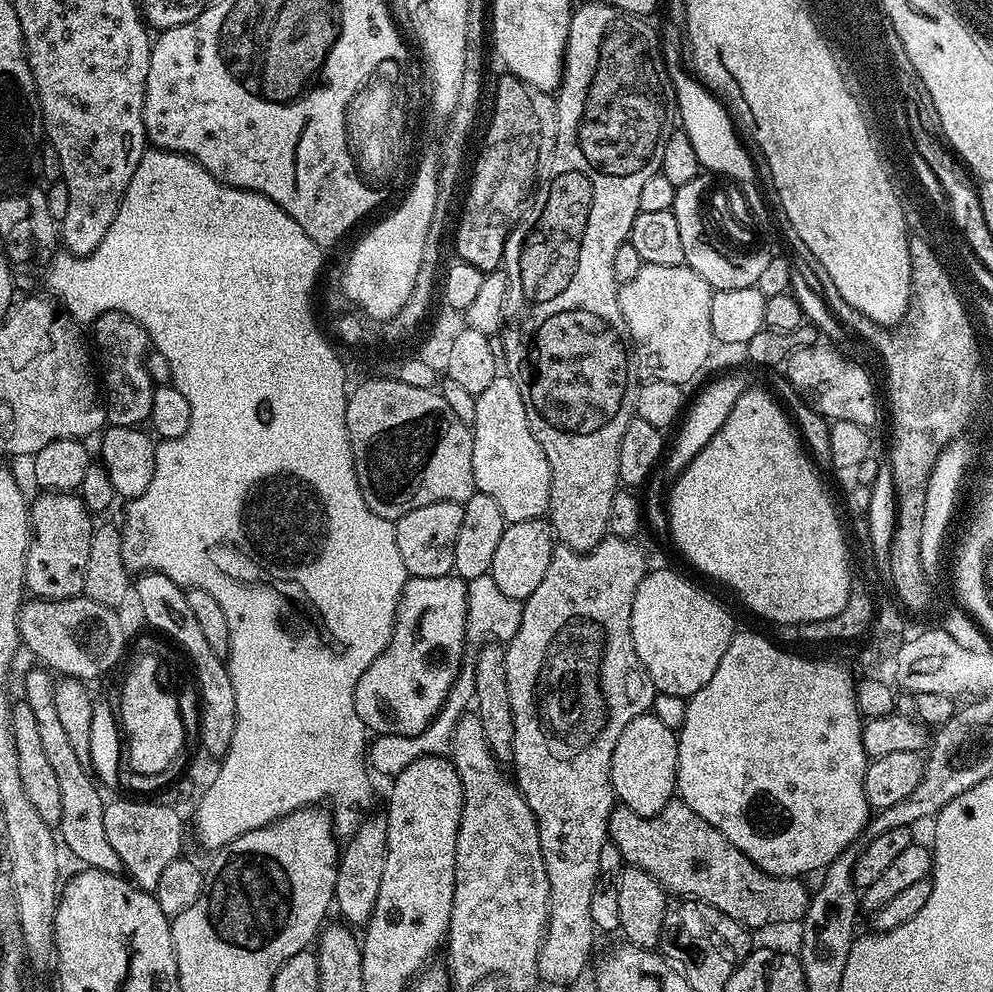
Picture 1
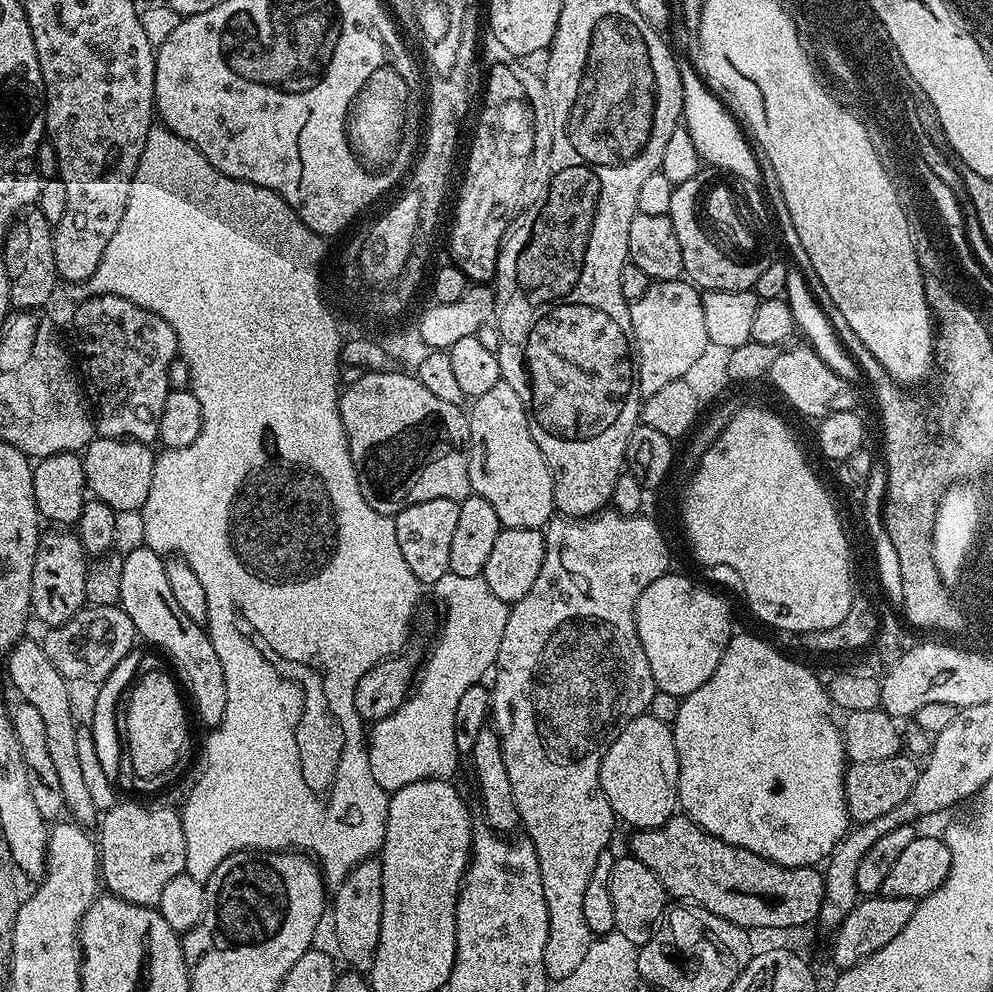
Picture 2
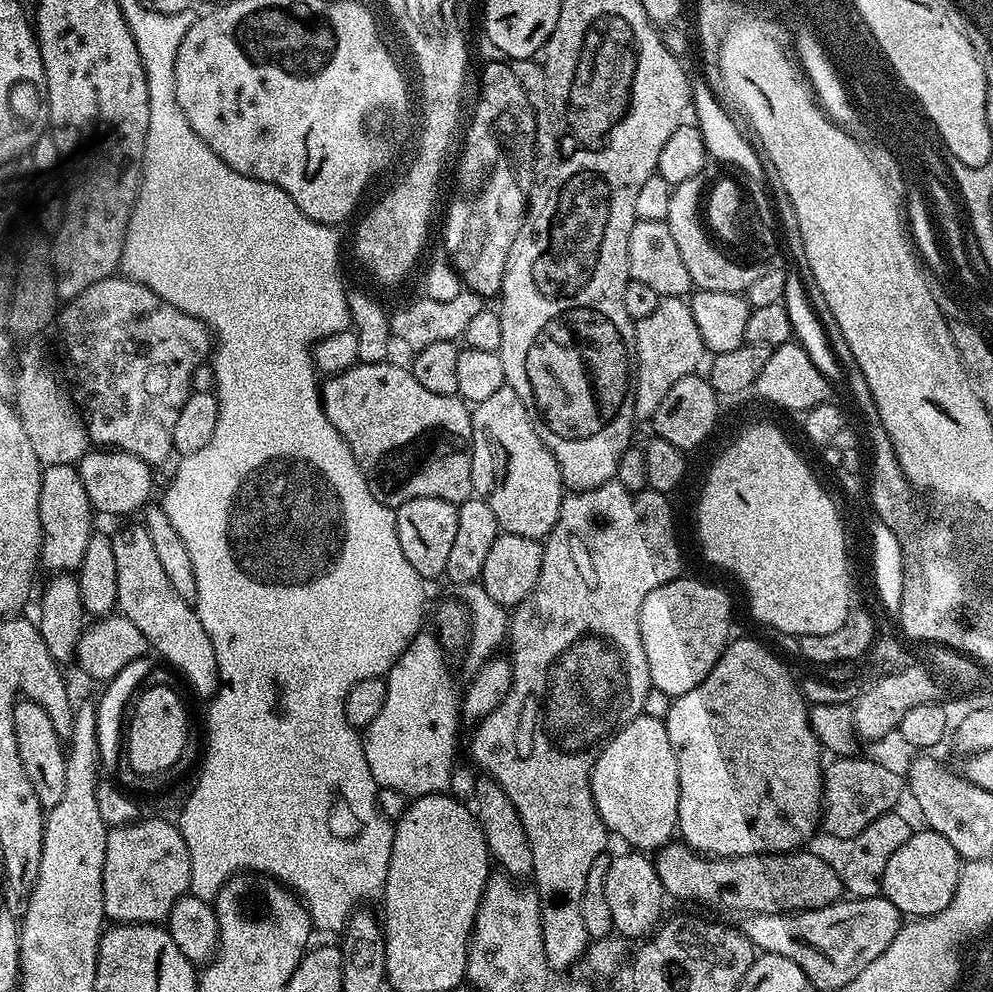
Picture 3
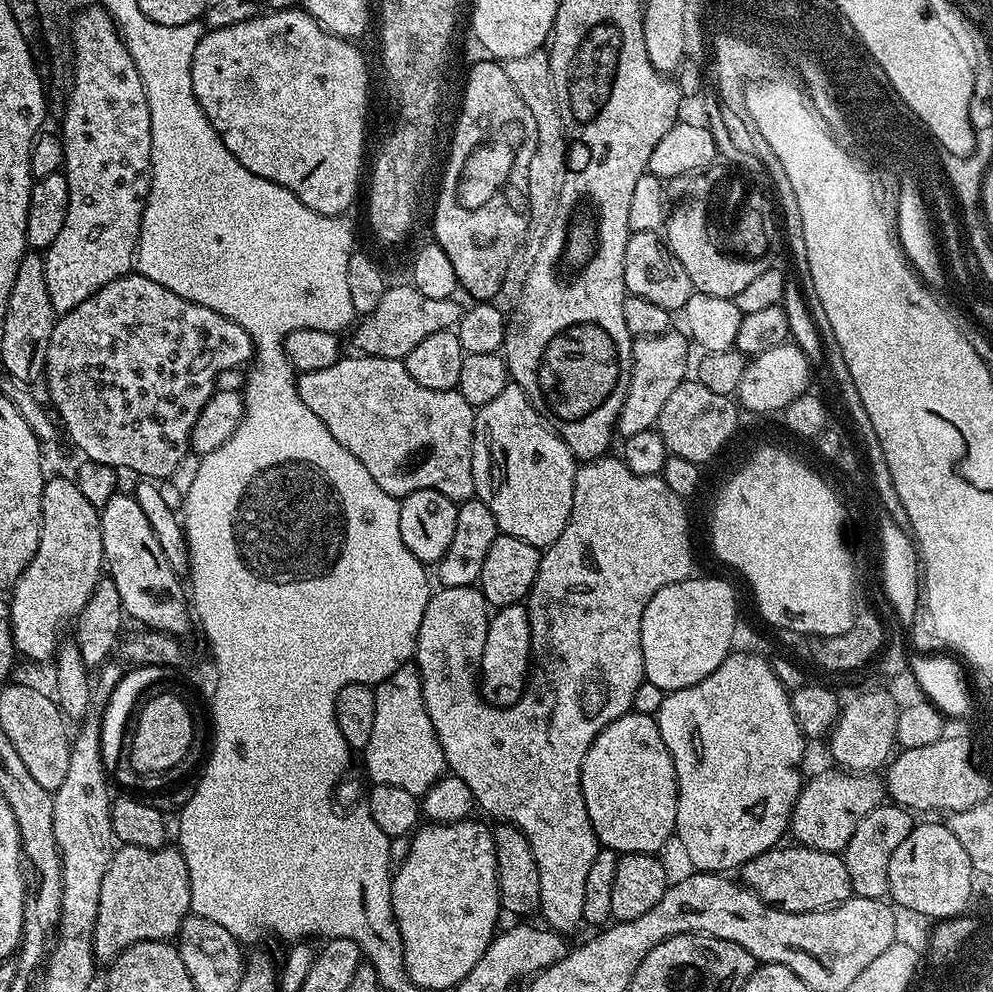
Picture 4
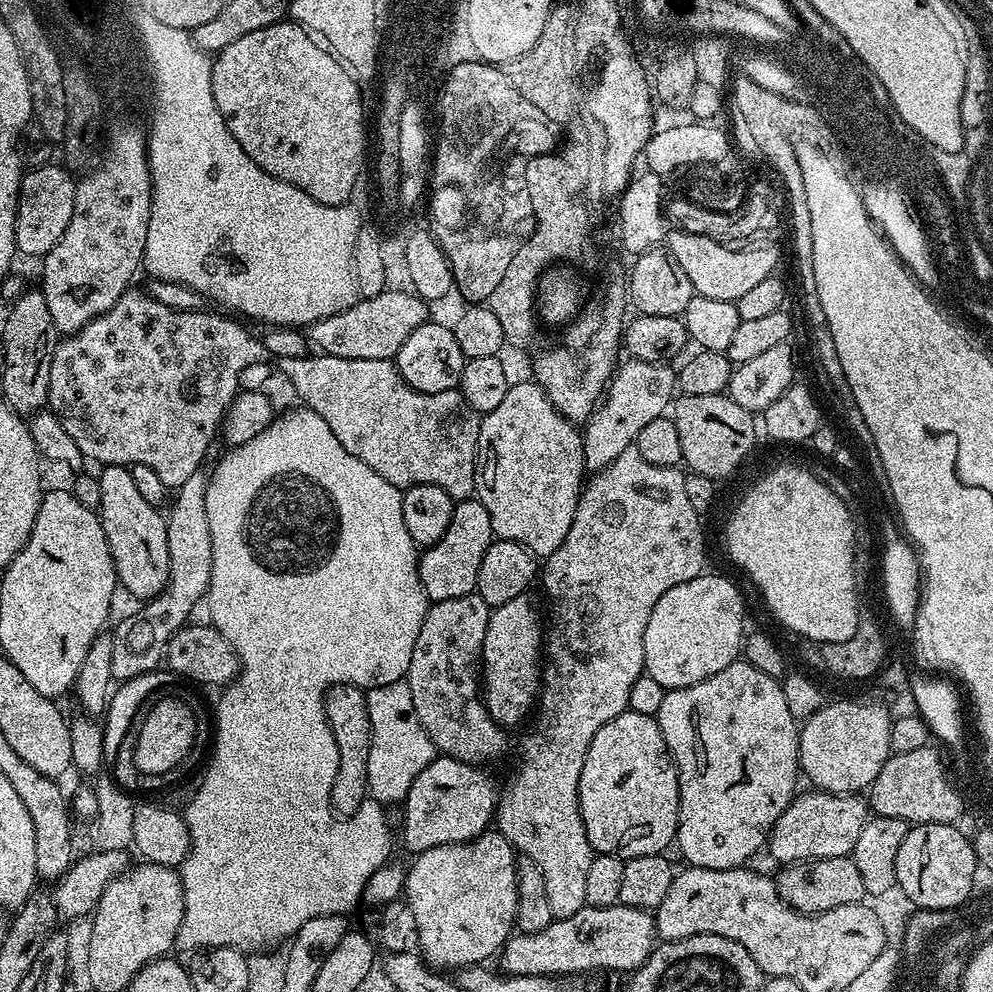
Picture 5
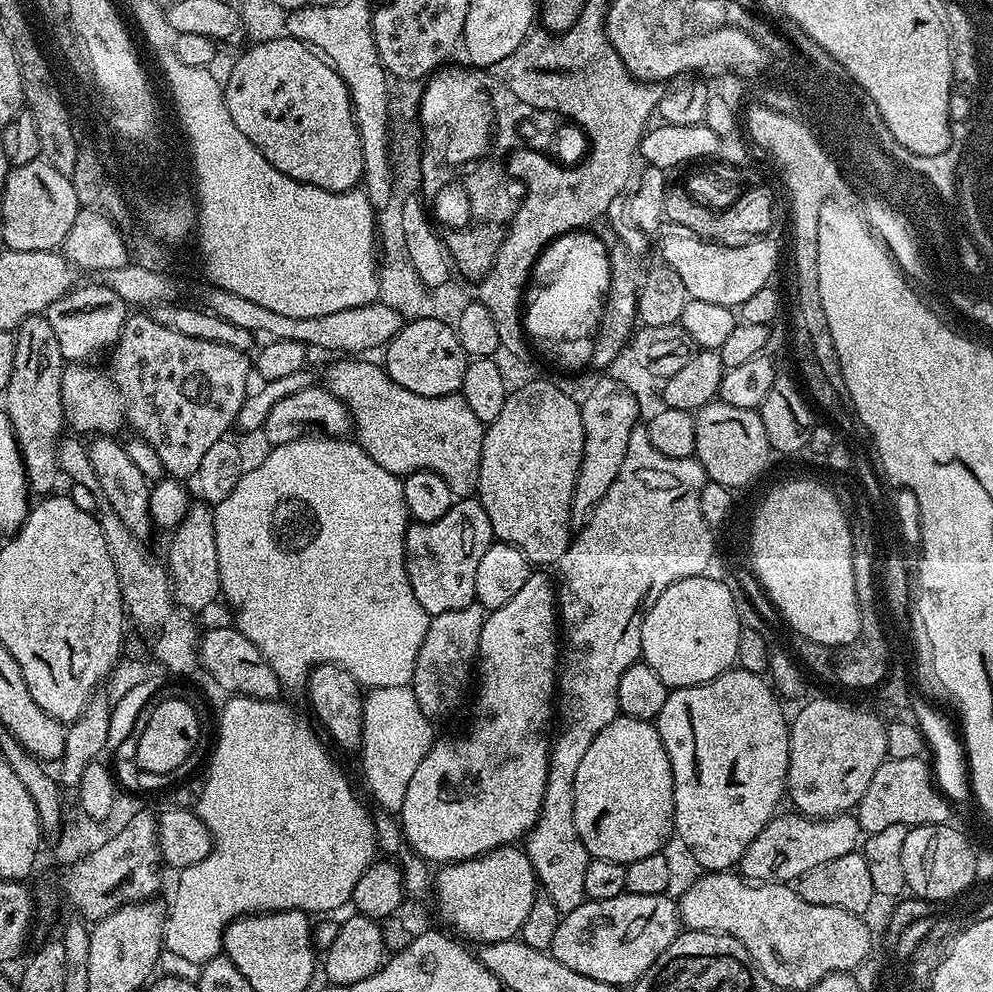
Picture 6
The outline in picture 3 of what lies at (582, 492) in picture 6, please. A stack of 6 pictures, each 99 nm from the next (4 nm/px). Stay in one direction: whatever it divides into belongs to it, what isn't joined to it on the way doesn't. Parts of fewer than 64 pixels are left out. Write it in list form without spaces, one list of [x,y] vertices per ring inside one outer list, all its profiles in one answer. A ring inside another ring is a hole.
[[[670,296],[661,299],[658,310],[646,318],[635,321],[636,350],[634,353],[634,410],[636,420],[651,421],[654,410],[666,398],[678,378],[686,378],[697,371],[700,359],[706,356],[702,334],[694,322],[692,305],[687,299]]]

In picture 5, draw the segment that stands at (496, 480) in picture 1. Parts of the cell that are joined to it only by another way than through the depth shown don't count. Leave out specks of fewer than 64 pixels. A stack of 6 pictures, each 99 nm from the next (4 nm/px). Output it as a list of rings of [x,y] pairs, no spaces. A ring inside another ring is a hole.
[[[528,380],[508,387],[506,398],[502,398],[496,409],[480,416],[474,496],[482,502],[482,506],[486,506],[490,514],[493,537],[518,542],[537,558],[554,554],[554,550],[562,546],[566,534],[570,534],[585,480],[584,438],[581,429],[552,405],[539,384]]]

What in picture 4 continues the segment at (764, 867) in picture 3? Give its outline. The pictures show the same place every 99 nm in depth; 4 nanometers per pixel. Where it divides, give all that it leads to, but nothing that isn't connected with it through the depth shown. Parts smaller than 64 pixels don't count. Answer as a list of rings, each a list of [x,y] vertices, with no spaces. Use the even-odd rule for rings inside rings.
[[[803,846],[784,847],[771,848],[745,862],[738,872],[743,887],[786,912],[825,912],[852,899],[850,874],[843,855]]]

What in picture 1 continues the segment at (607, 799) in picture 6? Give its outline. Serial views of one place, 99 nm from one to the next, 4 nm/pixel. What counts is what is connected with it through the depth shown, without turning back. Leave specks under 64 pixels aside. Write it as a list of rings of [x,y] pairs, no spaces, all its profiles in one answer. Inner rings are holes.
[[[651,714],[634,718],[626,730],[622,730],[622,738],[618,738],[618,746],[614,746],[614,758],[610,766],[612,790],[623,807],[634,810],[639,816],[656,817],[677,795],[676,763],[678,762],[678,736],[675,731]]]

